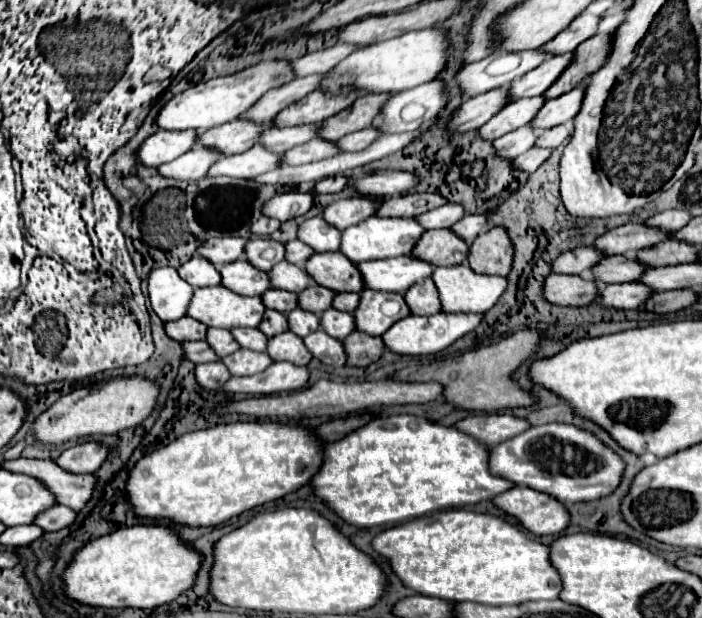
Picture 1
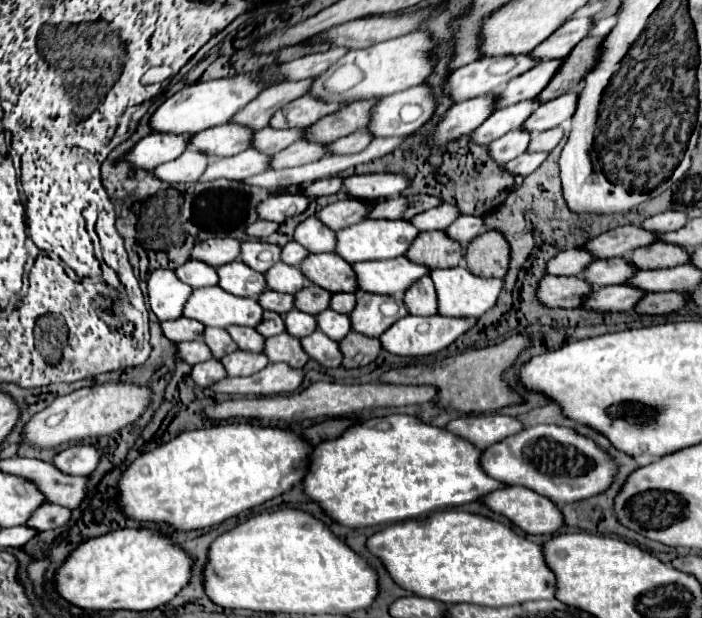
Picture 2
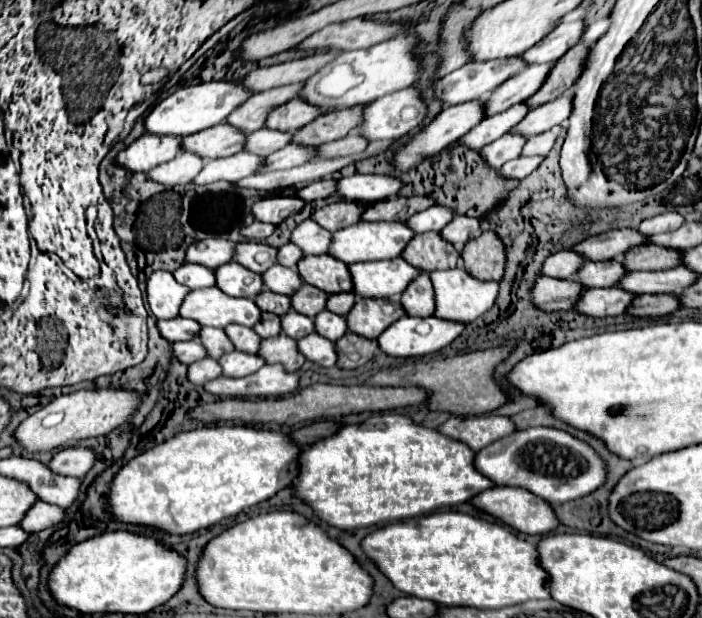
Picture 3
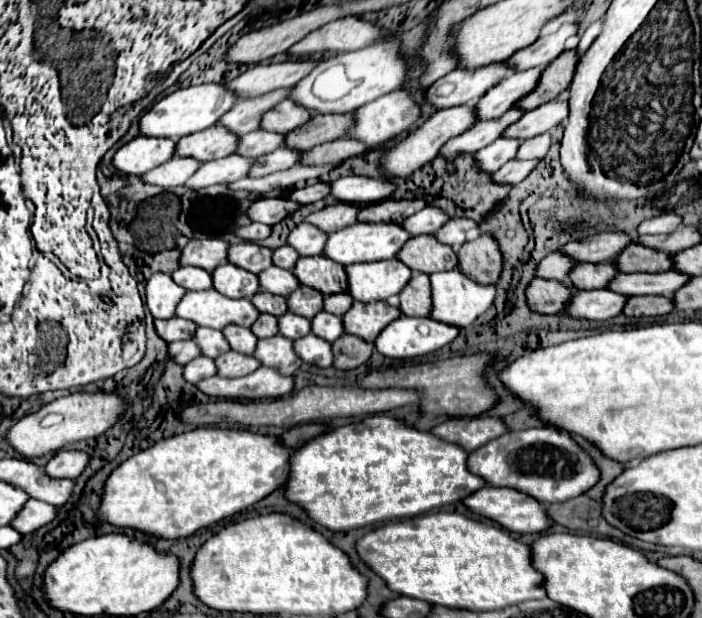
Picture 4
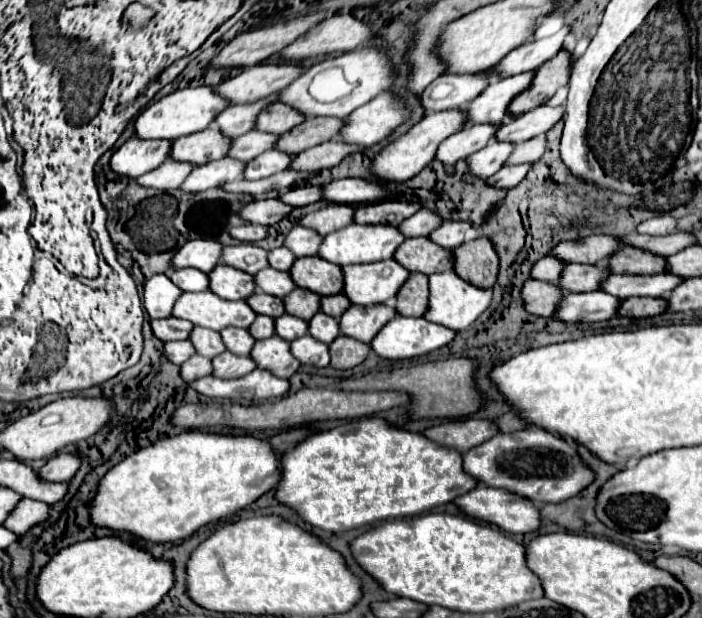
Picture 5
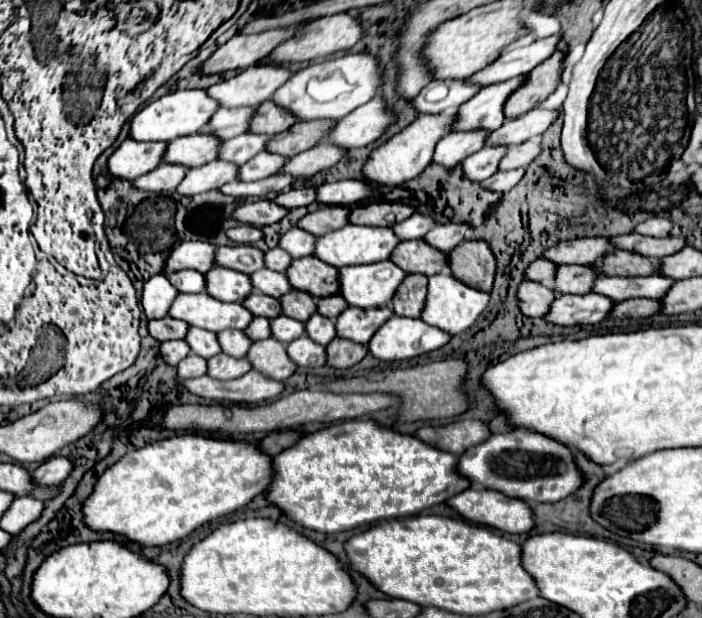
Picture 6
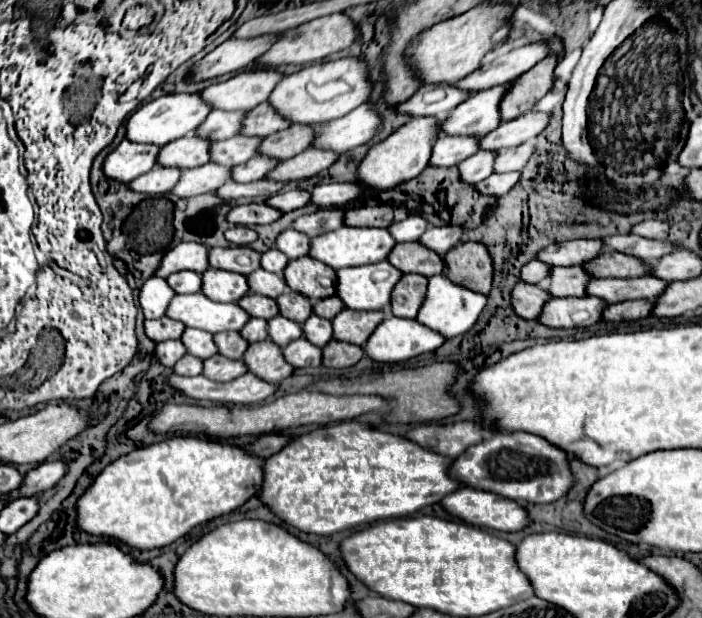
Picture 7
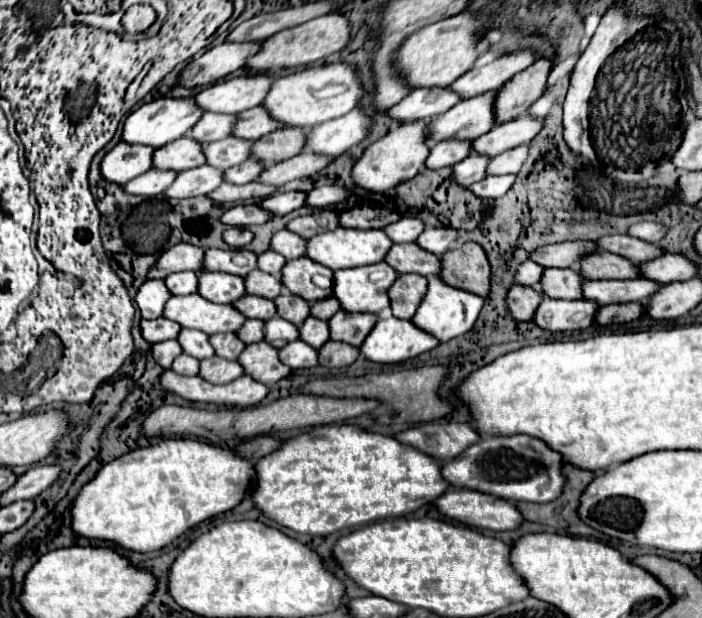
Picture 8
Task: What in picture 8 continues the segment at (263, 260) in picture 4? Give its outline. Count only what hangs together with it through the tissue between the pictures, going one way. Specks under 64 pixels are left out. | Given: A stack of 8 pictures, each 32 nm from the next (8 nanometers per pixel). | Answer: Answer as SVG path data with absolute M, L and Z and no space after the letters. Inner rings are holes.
M208 248L204 256L204 262L206 262L204 272L216 270L216 272L228 272L236 276L246 276L258 266L256 258L258 256L246 248L228 248L228 250Z

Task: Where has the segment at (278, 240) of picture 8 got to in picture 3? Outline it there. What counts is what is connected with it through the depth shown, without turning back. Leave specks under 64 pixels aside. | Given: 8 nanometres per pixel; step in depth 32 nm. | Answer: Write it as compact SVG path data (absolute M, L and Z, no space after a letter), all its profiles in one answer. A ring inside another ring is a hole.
M308 218L294 228L290 242L298 244L306 256L308 254L326 254L332 244L332 234L326 228L320 228L318 222Z

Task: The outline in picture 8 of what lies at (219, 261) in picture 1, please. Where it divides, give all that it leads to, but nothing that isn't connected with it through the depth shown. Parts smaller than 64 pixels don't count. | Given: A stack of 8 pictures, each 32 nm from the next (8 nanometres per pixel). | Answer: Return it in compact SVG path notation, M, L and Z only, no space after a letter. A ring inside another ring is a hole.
M184 242L168 248L168 252L164 252L154 264L148 278L166 278L168 274L182 270L192 270L200 274L204 270L204 248Z

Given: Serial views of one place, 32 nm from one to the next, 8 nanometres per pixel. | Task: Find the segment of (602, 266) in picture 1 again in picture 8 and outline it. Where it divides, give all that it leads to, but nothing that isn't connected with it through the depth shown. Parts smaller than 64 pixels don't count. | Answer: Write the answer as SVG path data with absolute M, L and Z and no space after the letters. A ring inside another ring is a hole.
M548 268L542 280L542 292L548 298L564 298L574 300L582 298L584 276L580 270L572 268Z

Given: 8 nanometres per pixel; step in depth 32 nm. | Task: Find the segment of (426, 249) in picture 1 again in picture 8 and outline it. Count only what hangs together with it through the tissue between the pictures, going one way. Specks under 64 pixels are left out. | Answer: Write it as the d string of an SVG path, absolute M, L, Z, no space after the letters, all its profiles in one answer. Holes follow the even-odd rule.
M416 242L410 244L394 244L384 258L392 268L396 268L400 274L414 272L420 276L438 276L442 272L442 262L436 254L426 252Z

